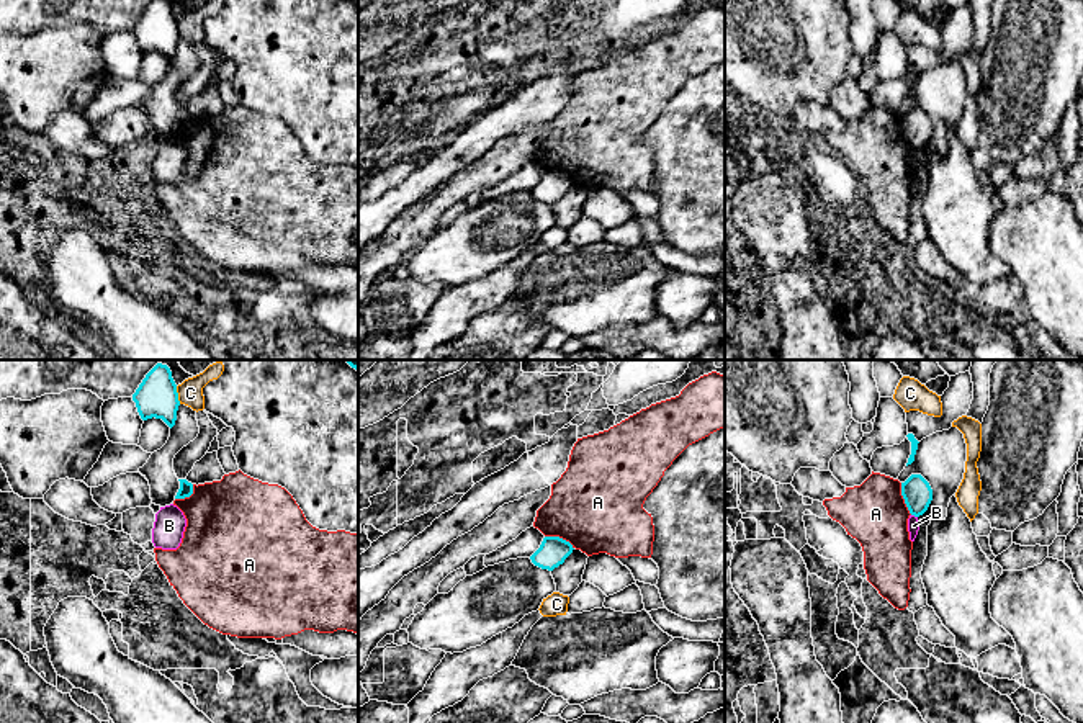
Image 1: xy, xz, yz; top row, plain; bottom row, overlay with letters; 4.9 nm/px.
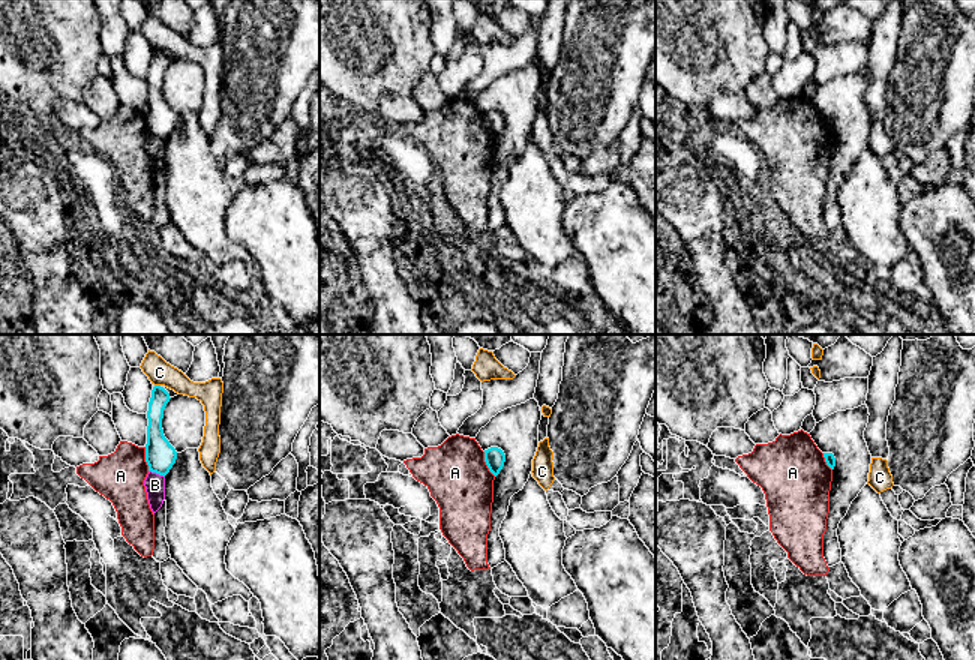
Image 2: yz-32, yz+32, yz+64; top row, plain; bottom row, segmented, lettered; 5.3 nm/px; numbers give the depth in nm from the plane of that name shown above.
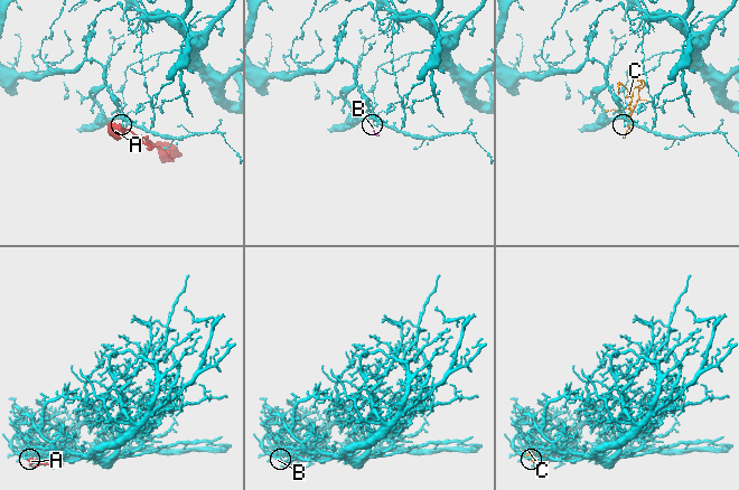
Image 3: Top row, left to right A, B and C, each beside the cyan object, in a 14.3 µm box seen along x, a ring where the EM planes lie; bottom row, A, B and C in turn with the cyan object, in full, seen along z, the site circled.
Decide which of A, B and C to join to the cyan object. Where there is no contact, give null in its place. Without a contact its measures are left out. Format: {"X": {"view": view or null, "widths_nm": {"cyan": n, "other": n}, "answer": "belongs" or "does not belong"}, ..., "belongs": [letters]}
{"A": {"view": "yz", "widths_nm": {"cyan": 140, "other": 300}, "answer": "does not belong"}, "B": {"view": "yz", "widths_nm": {"cyan": 140, "other": 60}, "answer": "does not belong"}, "C": {"view": "xy", "widths_nm": {"cyan": 200, "other": 130}, "answer": "does not belong"}, "belongs": []}

